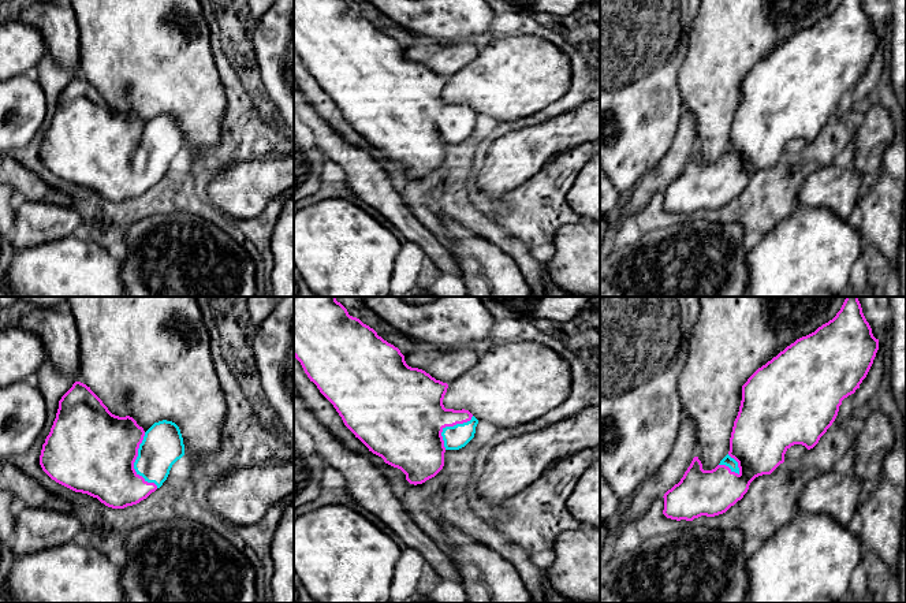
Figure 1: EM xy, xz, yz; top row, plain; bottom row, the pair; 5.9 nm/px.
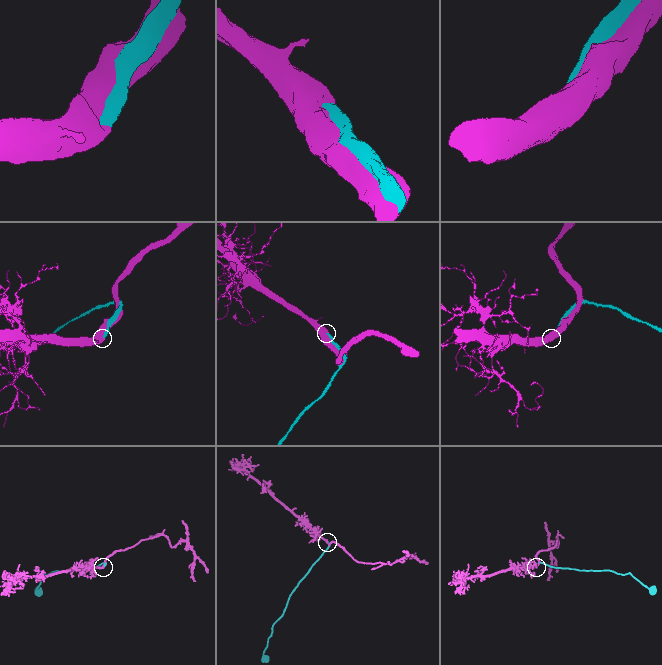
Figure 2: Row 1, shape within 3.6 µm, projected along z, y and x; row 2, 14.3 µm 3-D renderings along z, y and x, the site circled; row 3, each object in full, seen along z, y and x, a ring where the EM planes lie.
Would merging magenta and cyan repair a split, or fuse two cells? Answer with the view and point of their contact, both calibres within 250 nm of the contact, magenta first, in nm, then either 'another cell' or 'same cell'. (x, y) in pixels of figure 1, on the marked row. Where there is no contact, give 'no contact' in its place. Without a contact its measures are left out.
meets magenta in xy at (134, 461); 500 nm thick on the magenta side, 240 nm on the other; same cell

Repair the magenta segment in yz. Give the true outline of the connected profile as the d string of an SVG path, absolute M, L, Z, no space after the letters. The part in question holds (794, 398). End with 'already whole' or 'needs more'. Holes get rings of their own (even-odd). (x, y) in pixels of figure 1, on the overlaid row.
M846 297L832 320L797 339L747 379L728 454L712 470L704 470L694 457L681 481L664 494L663 514L676 521L723 514L743 498L756 477L771 474L783 464L791 446L813 448L835 421L842 401L860 388L877 350L879 339L872 334L858 297Z; needs more

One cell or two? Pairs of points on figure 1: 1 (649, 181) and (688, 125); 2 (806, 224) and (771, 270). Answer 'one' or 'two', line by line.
1: one
2: one

